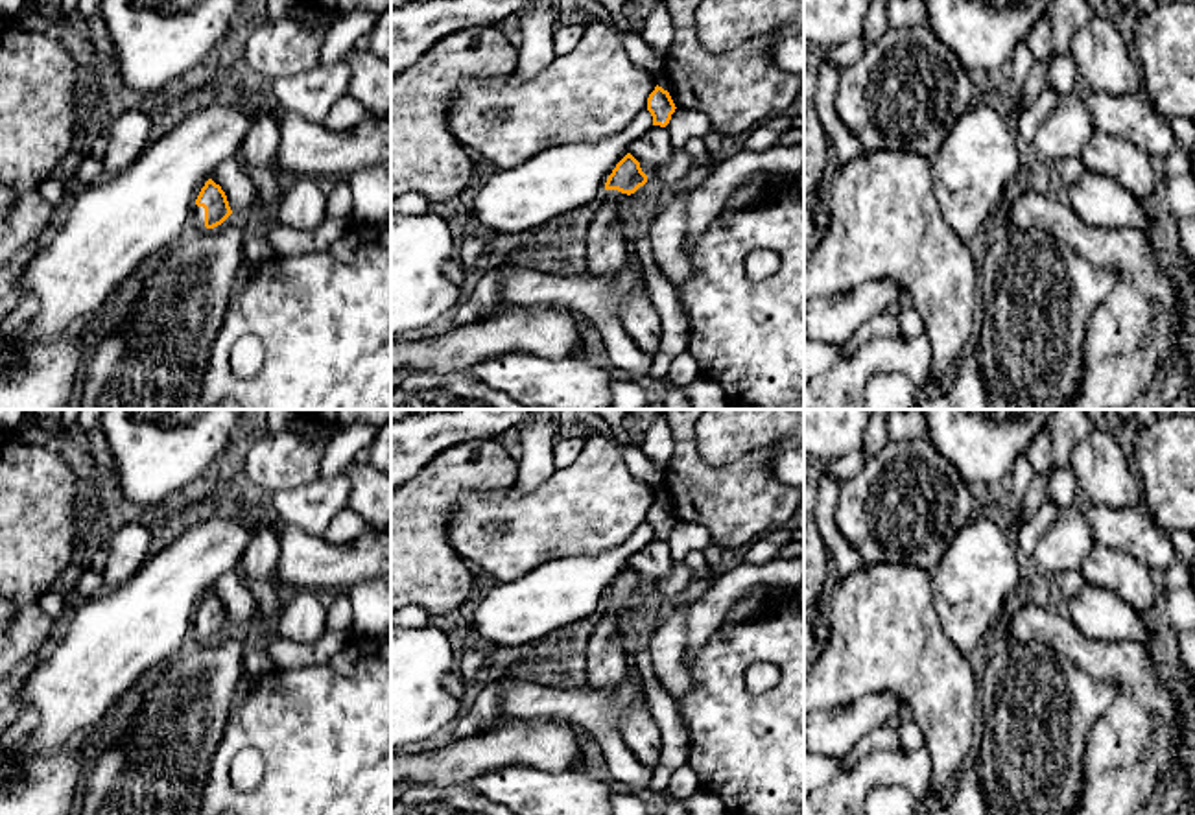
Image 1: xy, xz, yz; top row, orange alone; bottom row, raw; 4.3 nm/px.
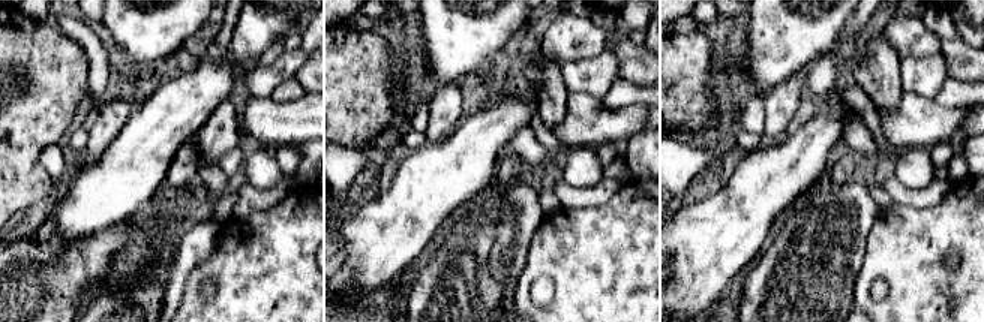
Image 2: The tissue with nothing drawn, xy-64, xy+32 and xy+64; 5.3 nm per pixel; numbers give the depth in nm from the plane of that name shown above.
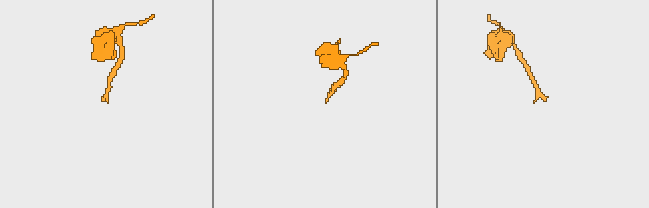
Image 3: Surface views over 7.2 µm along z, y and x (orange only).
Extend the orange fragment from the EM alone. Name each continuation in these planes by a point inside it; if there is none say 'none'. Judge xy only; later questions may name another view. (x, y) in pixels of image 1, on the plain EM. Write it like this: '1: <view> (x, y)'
1: xy (198, 631)

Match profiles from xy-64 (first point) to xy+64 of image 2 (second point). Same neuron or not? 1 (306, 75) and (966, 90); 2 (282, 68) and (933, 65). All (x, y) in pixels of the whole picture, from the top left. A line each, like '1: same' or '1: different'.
1: different
2: same

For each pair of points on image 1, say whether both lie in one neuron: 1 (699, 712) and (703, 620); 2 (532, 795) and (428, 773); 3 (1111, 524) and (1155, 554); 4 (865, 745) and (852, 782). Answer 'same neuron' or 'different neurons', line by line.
1: different neurons
2: different neurons
3: same neuron
4: different neurons

